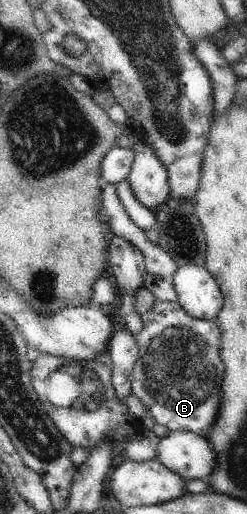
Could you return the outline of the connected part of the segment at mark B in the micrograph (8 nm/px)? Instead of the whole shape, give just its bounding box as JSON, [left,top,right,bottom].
[133,301,227,436]

